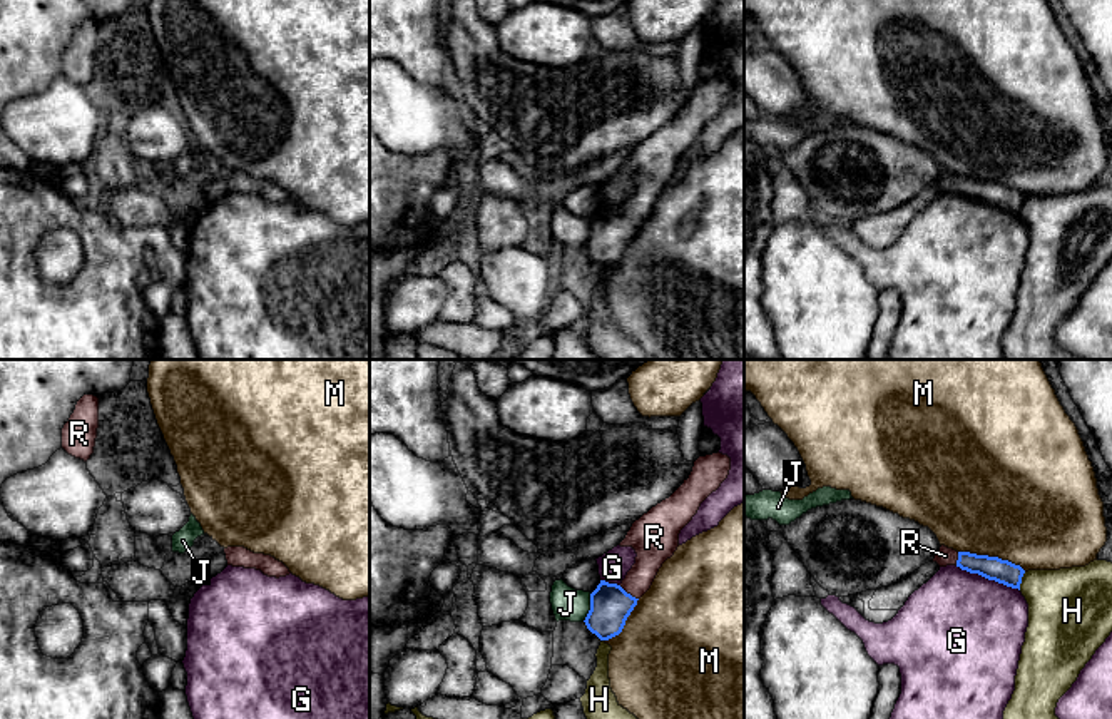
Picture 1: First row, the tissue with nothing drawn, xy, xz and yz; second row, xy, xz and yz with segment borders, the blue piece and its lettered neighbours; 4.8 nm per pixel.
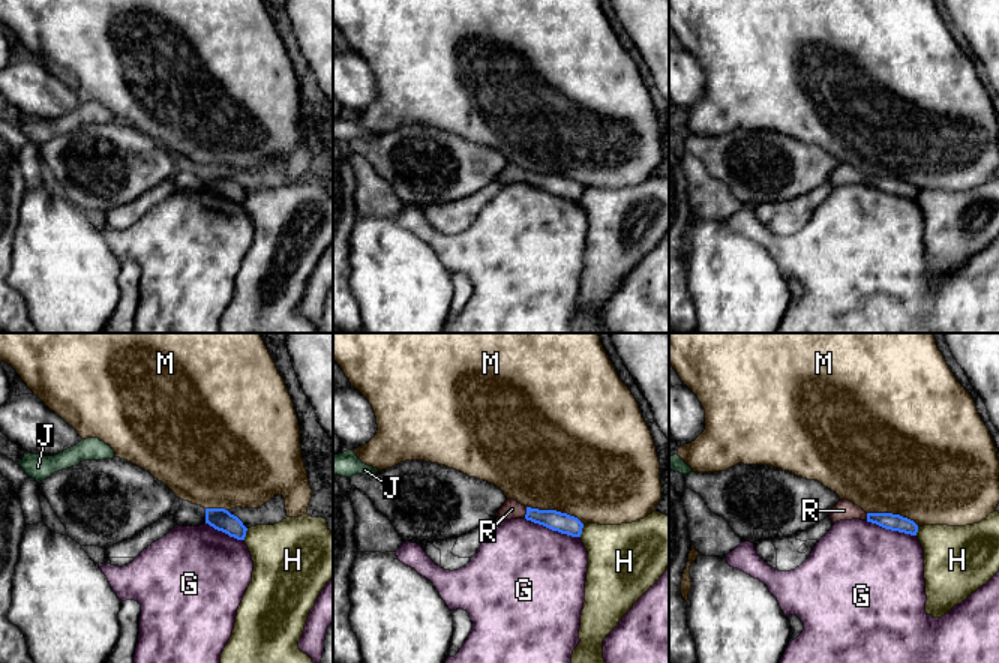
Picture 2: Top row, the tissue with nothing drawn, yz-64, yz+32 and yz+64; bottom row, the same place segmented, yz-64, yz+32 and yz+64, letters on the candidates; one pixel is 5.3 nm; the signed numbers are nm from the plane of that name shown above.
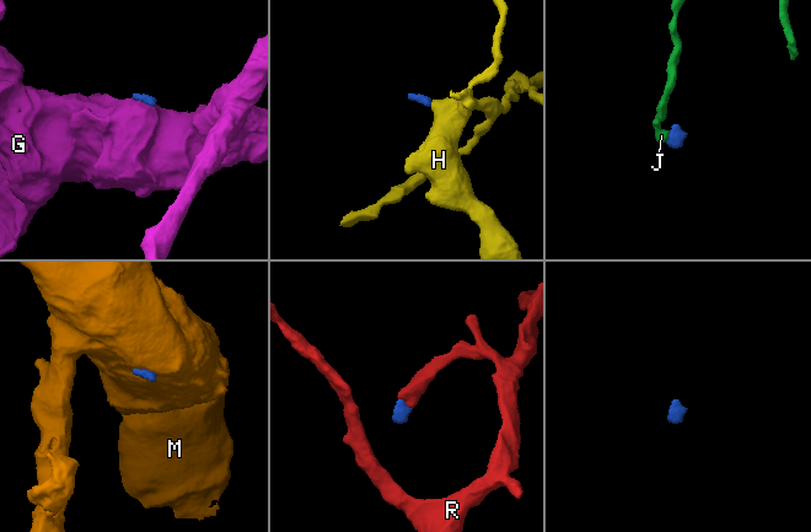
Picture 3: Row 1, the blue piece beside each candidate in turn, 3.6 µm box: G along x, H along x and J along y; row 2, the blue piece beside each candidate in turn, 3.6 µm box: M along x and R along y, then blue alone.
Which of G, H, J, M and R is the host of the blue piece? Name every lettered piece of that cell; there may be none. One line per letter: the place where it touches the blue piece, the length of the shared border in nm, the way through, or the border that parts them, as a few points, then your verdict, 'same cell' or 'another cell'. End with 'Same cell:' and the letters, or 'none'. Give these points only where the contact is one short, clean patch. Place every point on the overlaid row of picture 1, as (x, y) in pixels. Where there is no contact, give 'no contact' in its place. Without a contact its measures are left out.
G: contact yz (987, 577); length 340 nm; border yz (955, 566), (1019, 591); another cell
H: contact yz (1020, 581); length 90 nm; border yz (1025, 572), (1019, 589); another cell
J: contact xz (591, 607); length 140 nm; border xz (591, 594), (591, 609), (584, 621); another cell
M: contact yz (992, 557); length 340 nm; border yz (958, 550), (997, 555), (1019, 564), (1025, 571); another cell
R: contact xz (629, 594); length 120 nm; way xz (611, 606), (629, 594), (642, 574), (652, 549); same cell
Same cell: R

